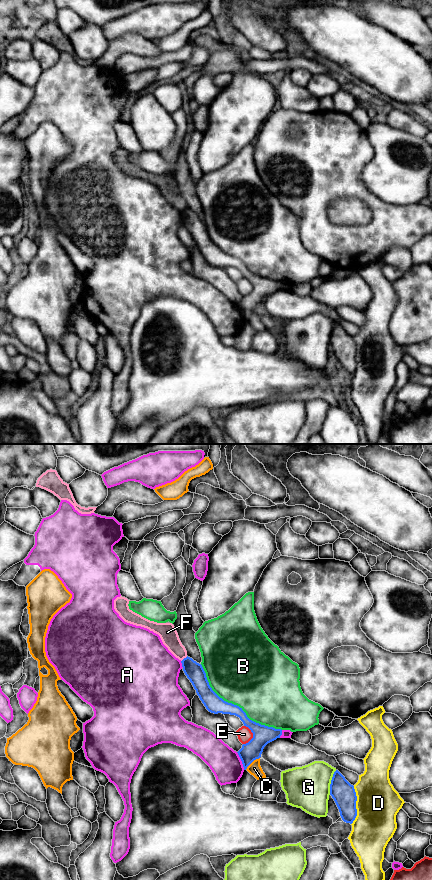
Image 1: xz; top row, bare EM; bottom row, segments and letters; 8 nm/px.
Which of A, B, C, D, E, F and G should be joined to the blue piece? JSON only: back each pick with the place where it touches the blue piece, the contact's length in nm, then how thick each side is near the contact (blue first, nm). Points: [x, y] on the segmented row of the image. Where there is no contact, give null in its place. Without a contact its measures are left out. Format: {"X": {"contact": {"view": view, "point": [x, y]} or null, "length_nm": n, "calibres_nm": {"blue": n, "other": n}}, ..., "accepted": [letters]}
{"accepted": []}

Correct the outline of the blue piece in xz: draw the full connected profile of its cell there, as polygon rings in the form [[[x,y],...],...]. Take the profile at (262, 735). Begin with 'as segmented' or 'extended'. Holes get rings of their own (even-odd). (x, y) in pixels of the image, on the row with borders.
as segmented; [[[187,656],[181,663],[185,675],[192,683],[197,695],[209,712],[235,715],[253,733],[253,738],[248,743],[243,744],[242,748],[237,752],[244,770],[246,770],[254,760],[261,757],[263,749],[268,743],[280,738],[282,730],[250,720],[242,708],[220,698],[210,687],[202,665],[192,658]]]

